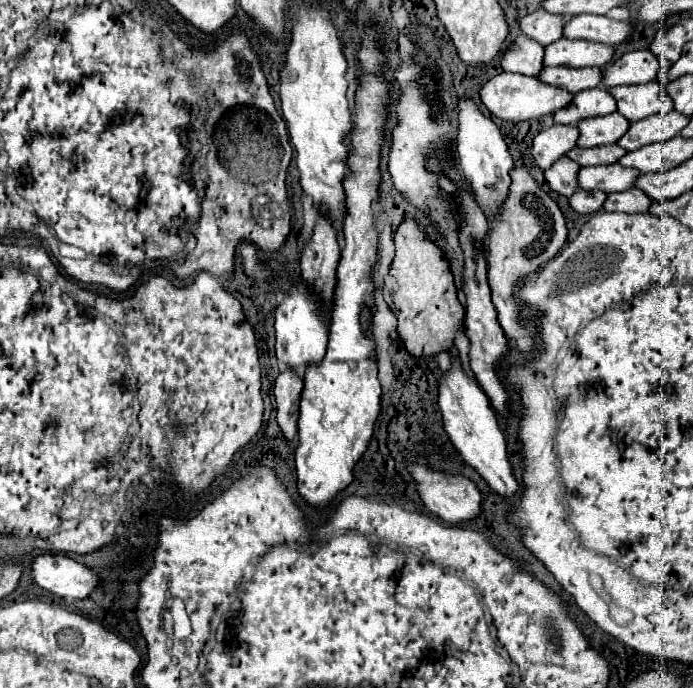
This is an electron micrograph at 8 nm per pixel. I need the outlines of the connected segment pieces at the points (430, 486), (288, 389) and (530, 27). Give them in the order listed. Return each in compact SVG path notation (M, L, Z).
M409 463L407 469L417 479L417 491L421 495L421 501L425 503L425 507L433 515L443 519L445 523L457 525L457 523L463 523L463 521L471 521L481 513L481 493L475 487L473 481L469 481L461 475L451 477L451 475L445 475L445 473L439 473L439 471L431 471L421 463Z
M283 371L275 381L275 401L277 401L277 423L287 441L297 437L299 401L301 401L303 381L293 371Z
M539 9L521 19L521 31L541 45L551 45L563 39L563 27L565 27L565 17L549 13L545 9Z

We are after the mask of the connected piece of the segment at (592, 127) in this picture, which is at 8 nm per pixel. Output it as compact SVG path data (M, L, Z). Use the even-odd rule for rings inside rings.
M605 115L605 117L591 117L591 119L583 119L579 121L577 129L581 131L579 137L579 147L599 147L599 145L609 145L609 143L617 143L629 129L629 121L619 115Z

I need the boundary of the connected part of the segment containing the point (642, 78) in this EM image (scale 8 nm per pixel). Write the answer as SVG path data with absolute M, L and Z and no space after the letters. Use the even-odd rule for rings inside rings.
M649 49L631 51L607 67L603 85L605 87L631 85L631 81L639 81L639 85L651 83L657 79L657 71L659 71L659 61Z

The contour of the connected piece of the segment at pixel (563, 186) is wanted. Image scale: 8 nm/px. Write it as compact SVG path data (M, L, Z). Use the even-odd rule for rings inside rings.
M563 157L551 169L545 171L545 181L559 195L571 197L573 191L577 189L577 171L579 171L579 165L569 157Z

